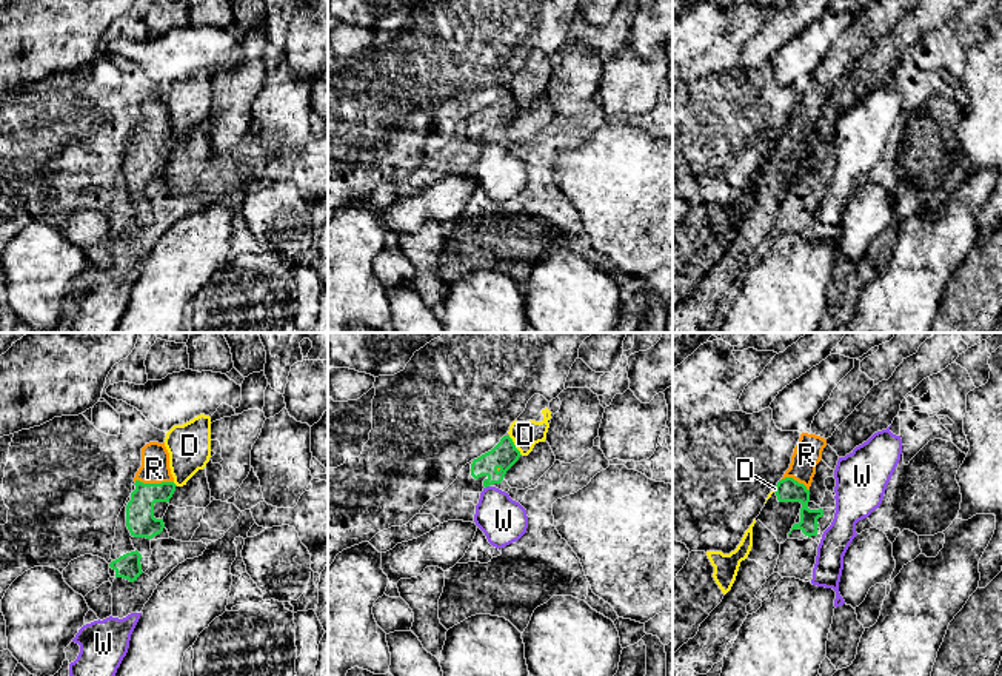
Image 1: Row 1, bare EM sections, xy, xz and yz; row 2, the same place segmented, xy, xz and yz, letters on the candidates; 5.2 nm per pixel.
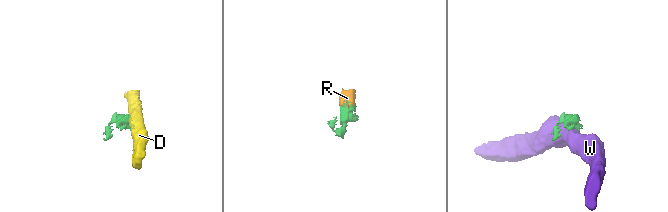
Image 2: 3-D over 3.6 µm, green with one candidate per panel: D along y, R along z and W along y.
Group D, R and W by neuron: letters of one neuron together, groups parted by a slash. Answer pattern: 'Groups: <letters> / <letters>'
Groups: D / R / W

